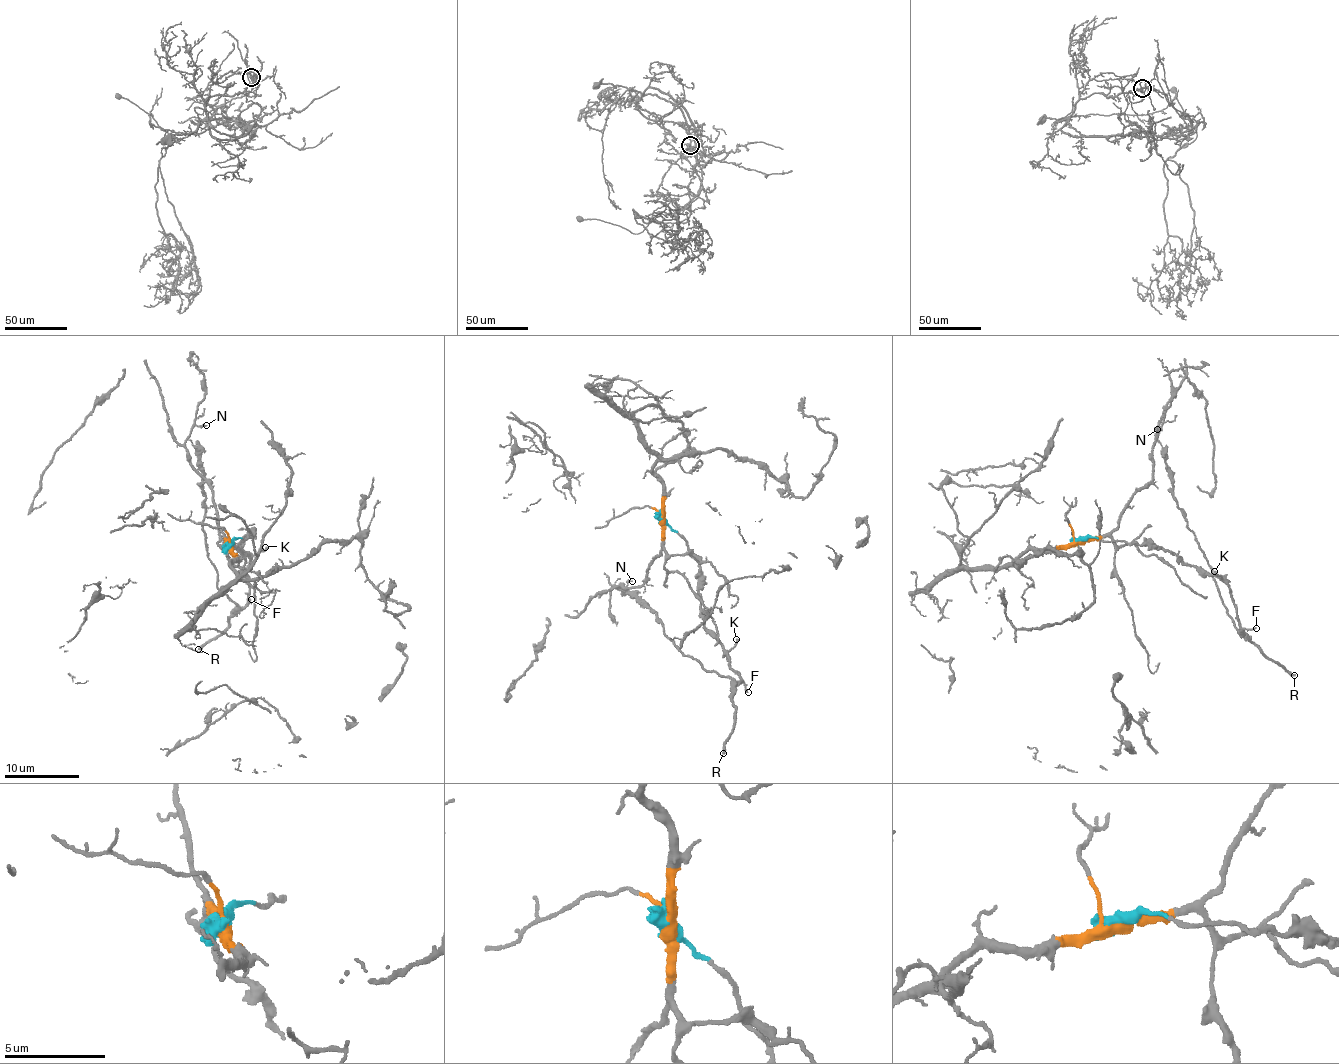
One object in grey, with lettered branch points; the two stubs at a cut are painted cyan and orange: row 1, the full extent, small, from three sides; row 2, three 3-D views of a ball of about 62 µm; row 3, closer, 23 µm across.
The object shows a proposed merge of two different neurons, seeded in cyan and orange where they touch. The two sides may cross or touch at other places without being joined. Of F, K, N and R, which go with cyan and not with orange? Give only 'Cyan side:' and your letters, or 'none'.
Cyan side: F, K, R

